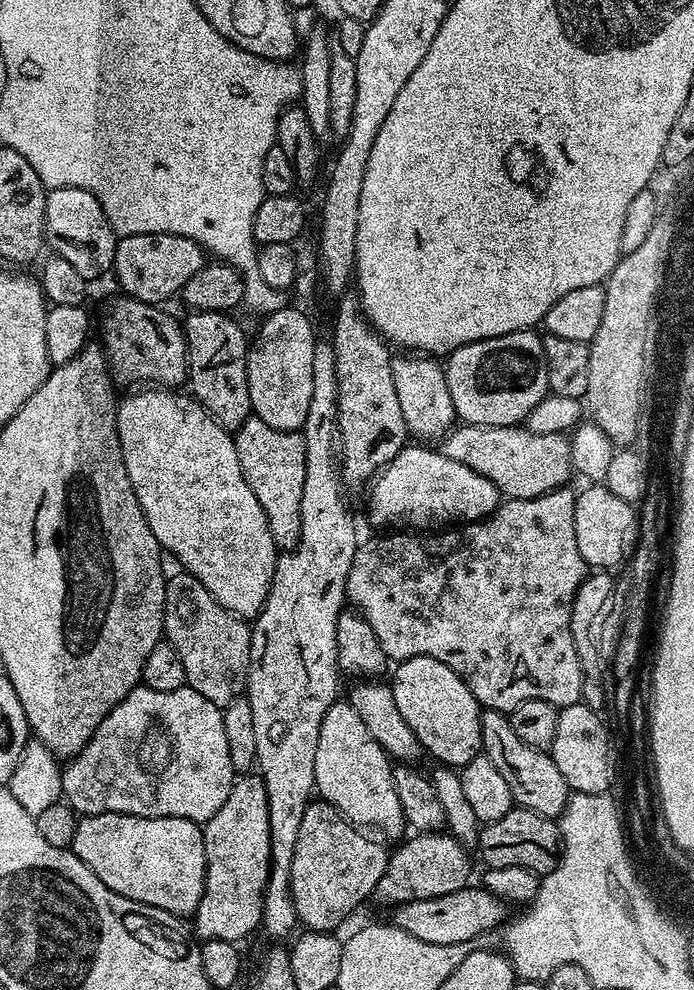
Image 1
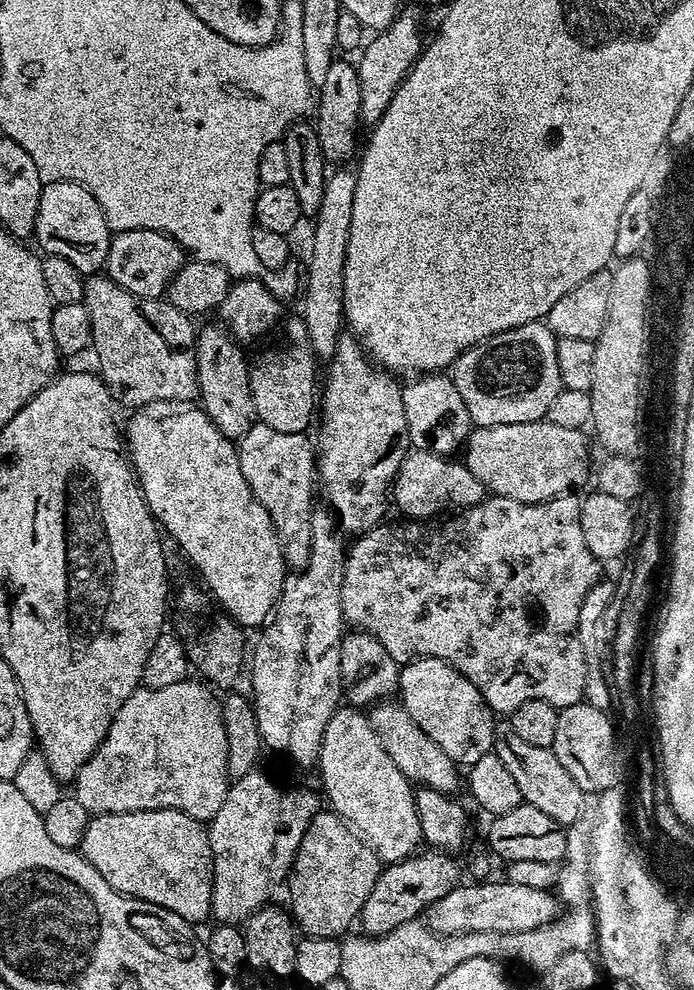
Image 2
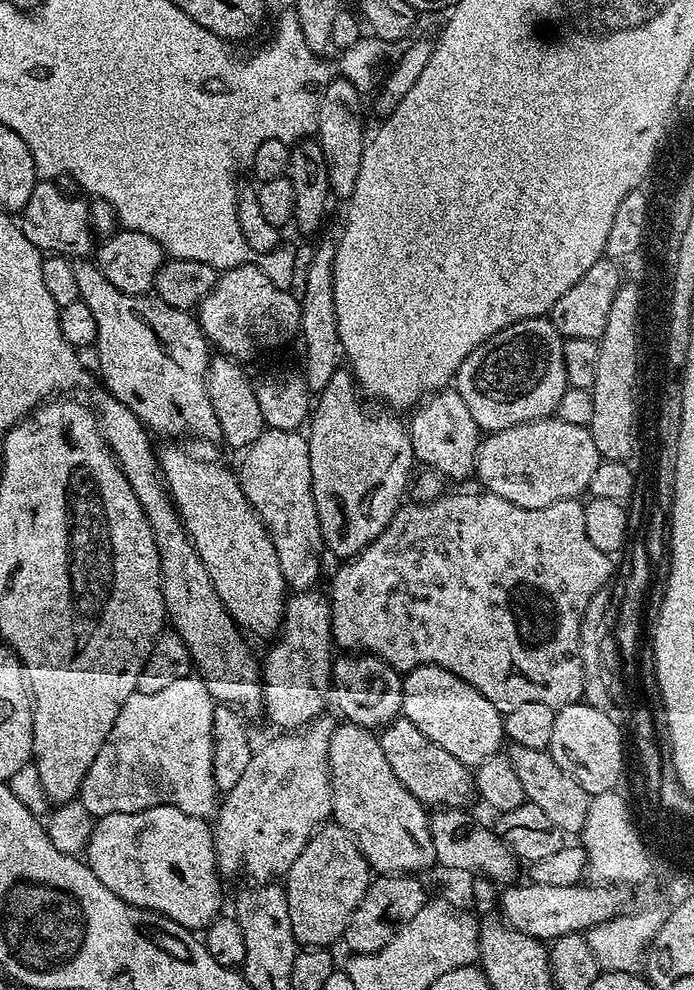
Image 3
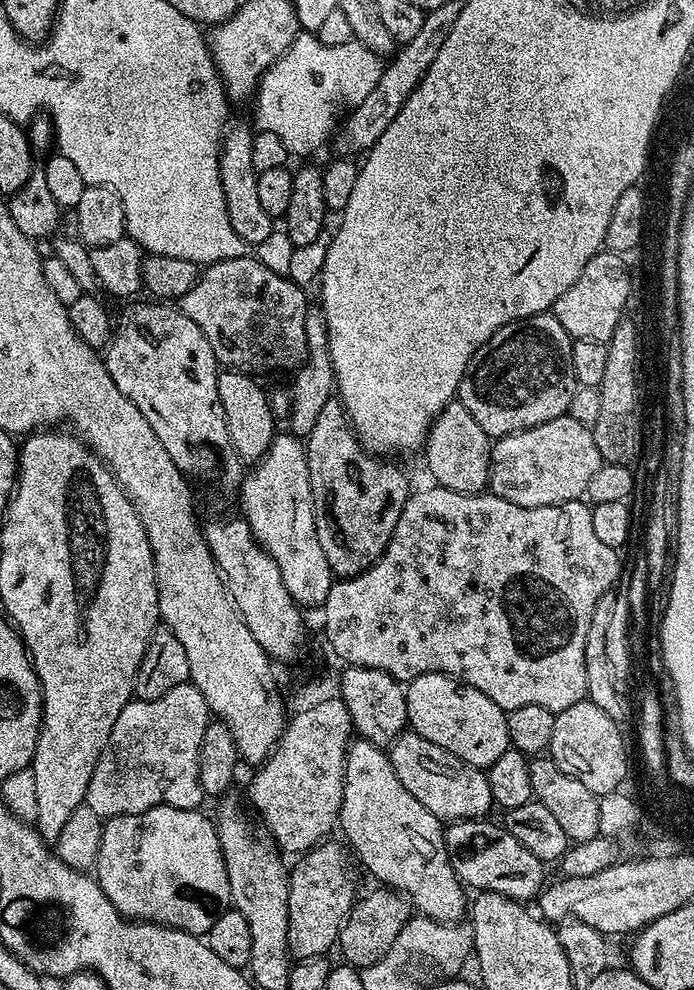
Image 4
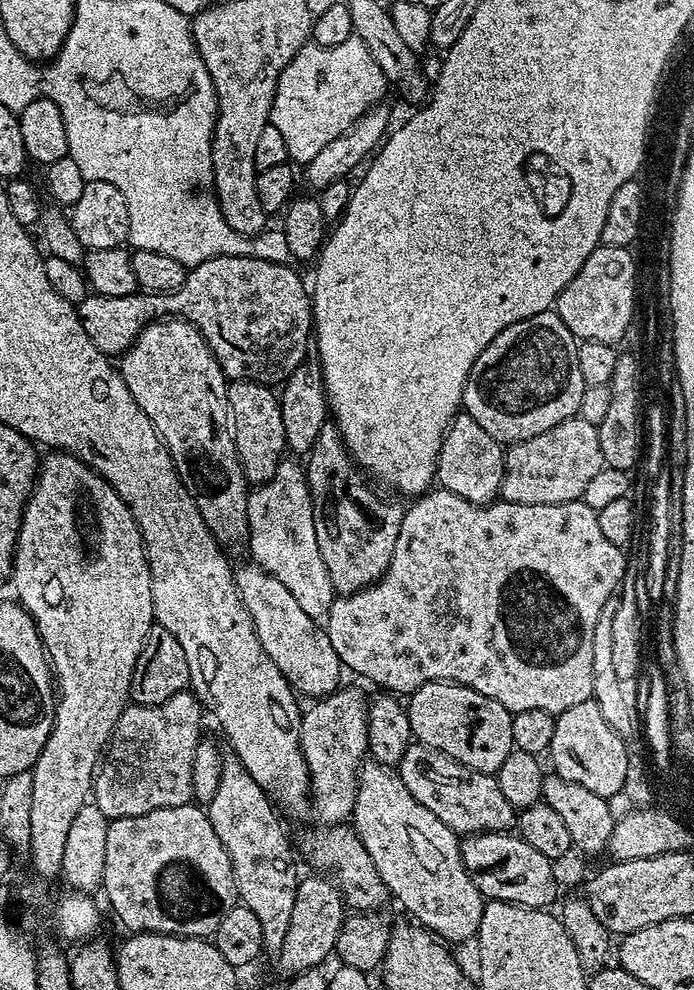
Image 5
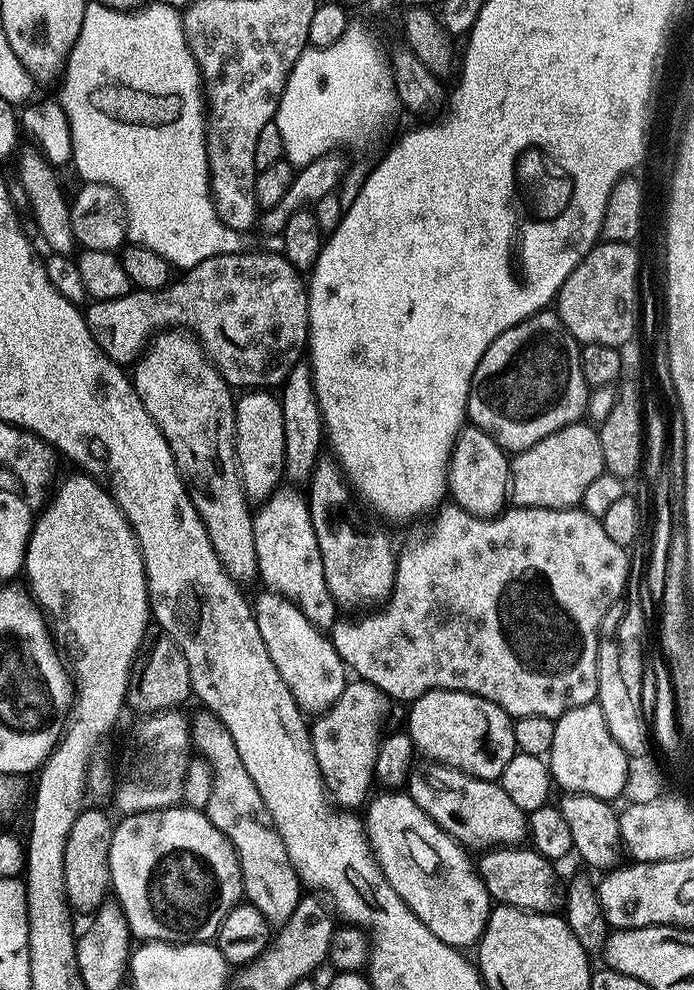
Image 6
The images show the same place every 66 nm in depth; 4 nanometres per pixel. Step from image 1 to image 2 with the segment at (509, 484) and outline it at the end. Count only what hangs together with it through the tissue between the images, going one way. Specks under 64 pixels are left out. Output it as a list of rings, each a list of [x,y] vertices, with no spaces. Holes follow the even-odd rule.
[[[546,418],[534,422],[499,424],[489,428],[473,427],[462,449],[462,463],[470,470],[470,474],[474,474],[474,478],[478,478],[478,482],[482,482],[482,486],[491,495],[514,498],[527,504],[541,504],[555,496],[571,493],[587,476],[589,479],[588,440],[584,434],[579,428],[554,426]]]

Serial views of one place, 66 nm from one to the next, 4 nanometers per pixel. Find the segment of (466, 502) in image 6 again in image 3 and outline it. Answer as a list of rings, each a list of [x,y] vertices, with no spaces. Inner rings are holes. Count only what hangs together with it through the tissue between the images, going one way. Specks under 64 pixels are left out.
[[[454,390],[431,393],[412,414],[412,424],[410,422],[407,429],[412,436],[415,459],[420,464],[424,463],[425,469],[435,472],[448,482],[471,477],[476,471],[476,455],[480,449],[482,429],[474,422],[470,410],[466,410],[466,402],[462,402],[459,394]]]

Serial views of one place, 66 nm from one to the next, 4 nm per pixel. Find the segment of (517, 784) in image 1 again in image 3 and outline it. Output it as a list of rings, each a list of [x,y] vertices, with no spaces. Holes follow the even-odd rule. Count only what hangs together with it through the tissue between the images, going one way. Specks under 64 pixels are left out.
[[[509,743],[506,748],[506,754],[510,758],[510,766],[514,766],[514,771],[518,773],[518,778],[522,782],[525,801],[534,806],[539,806],[554,826],[558,826],[561,832],[565,834],[583,833],[586,826],[589,794],[554,762],[552,755],[546,750],[530,750],[530,746],[518,746]]]

